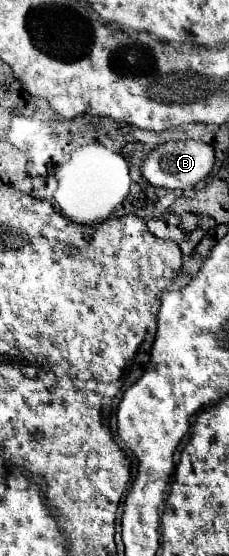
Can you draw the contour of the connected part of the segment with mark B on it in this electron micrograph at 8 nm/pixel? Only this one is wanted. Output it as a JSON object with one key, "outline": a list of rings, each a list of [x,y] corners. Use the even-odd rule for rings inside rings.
{"outline":[[[187,140],[187,142],[165,142],[157,146],[147,160],[141,166],[143,176],[147,178],[149,184],[167,188],[167,190],[183,190],[195,186],[199,180],[203,180],[213,168],[213,146],[197,140]]]}

